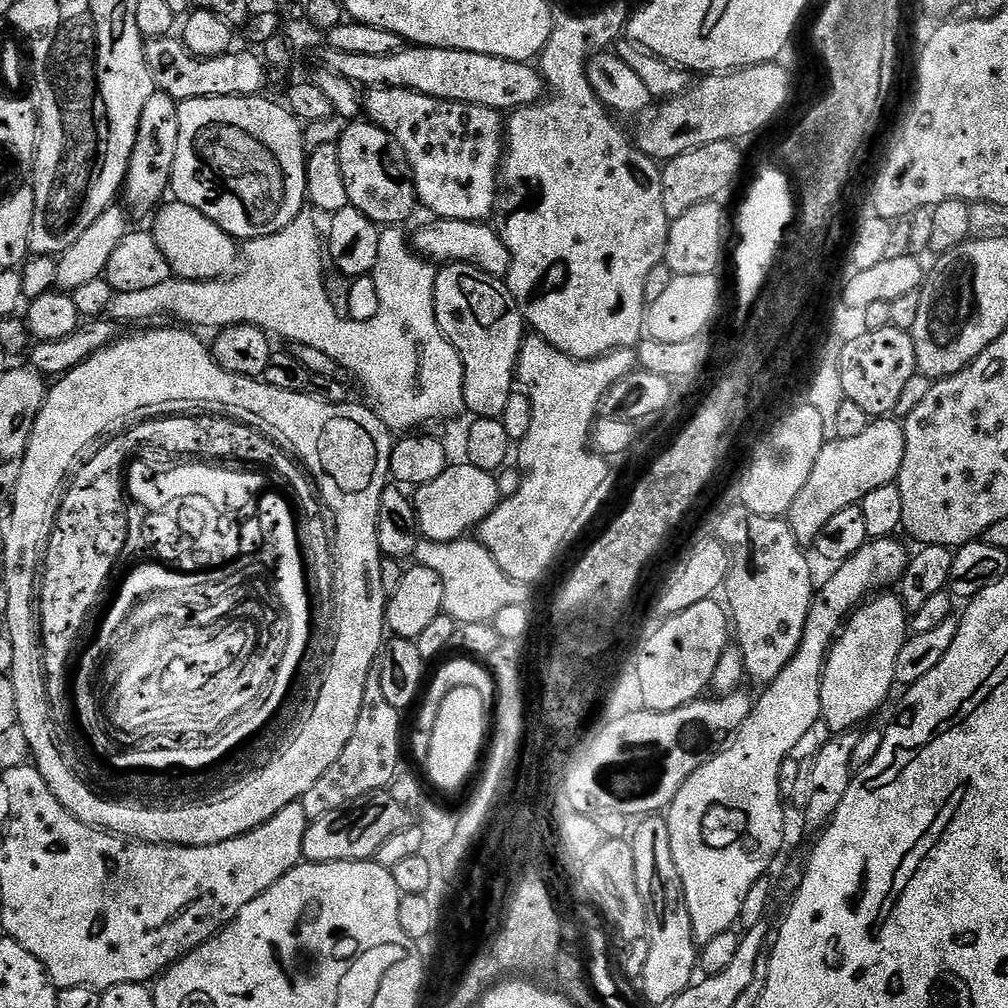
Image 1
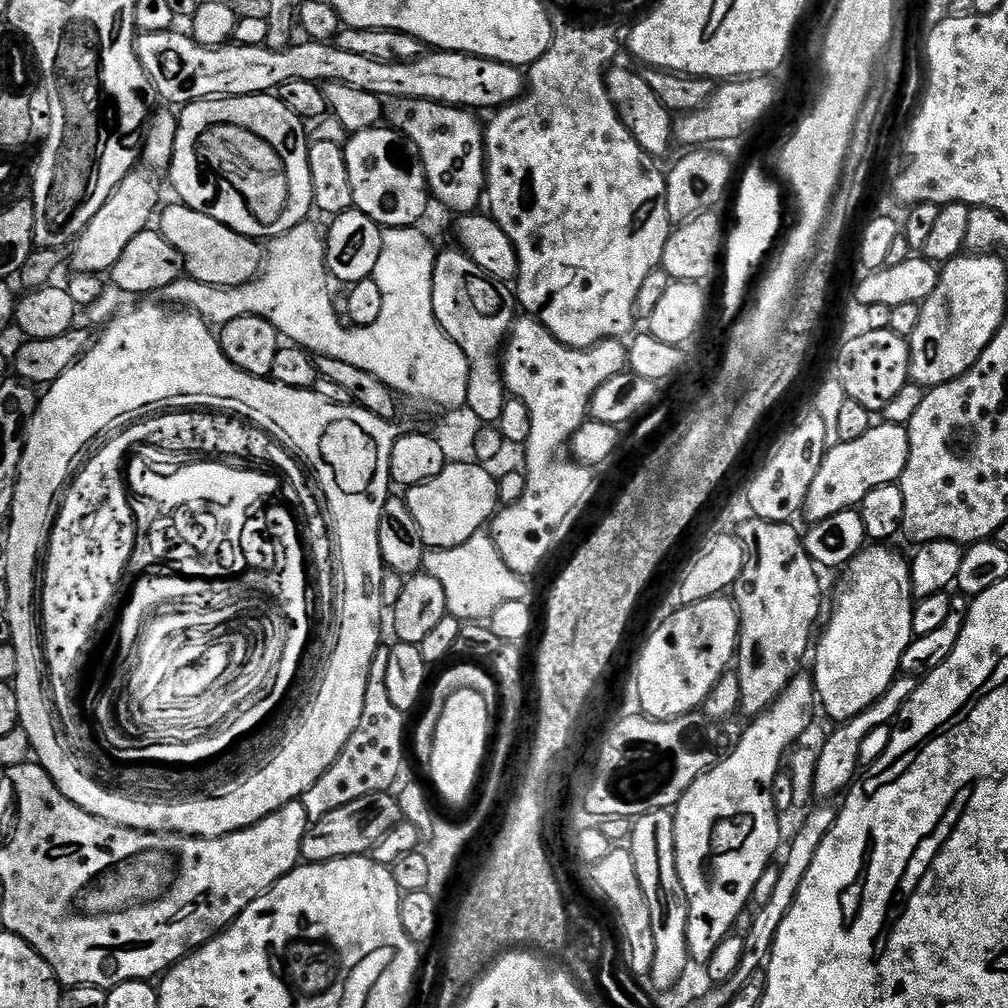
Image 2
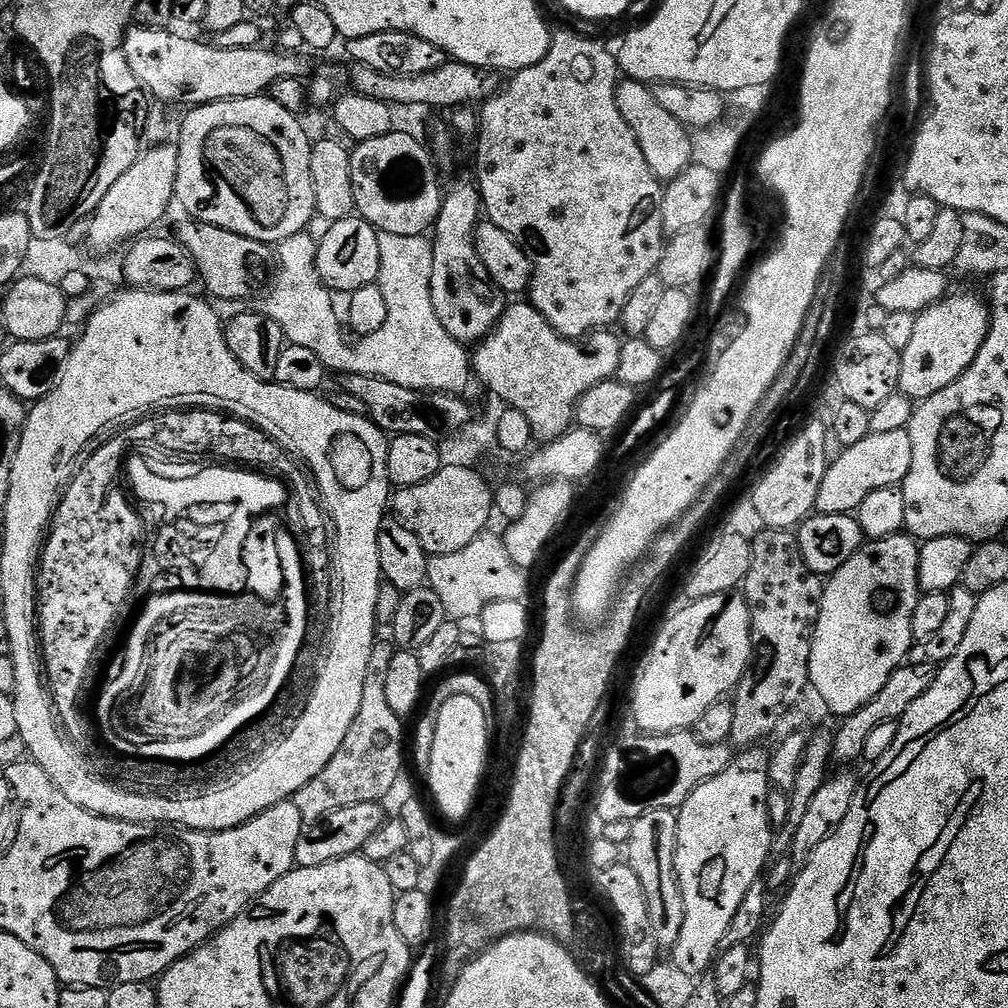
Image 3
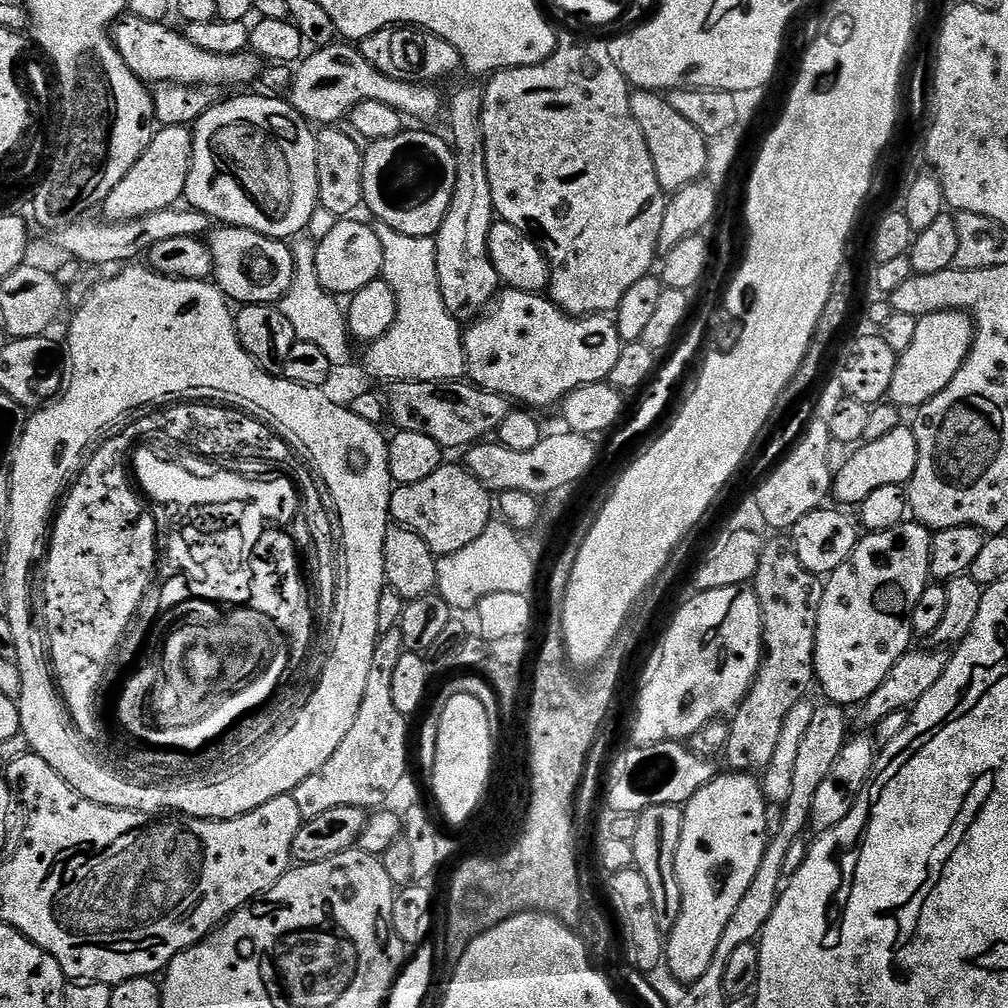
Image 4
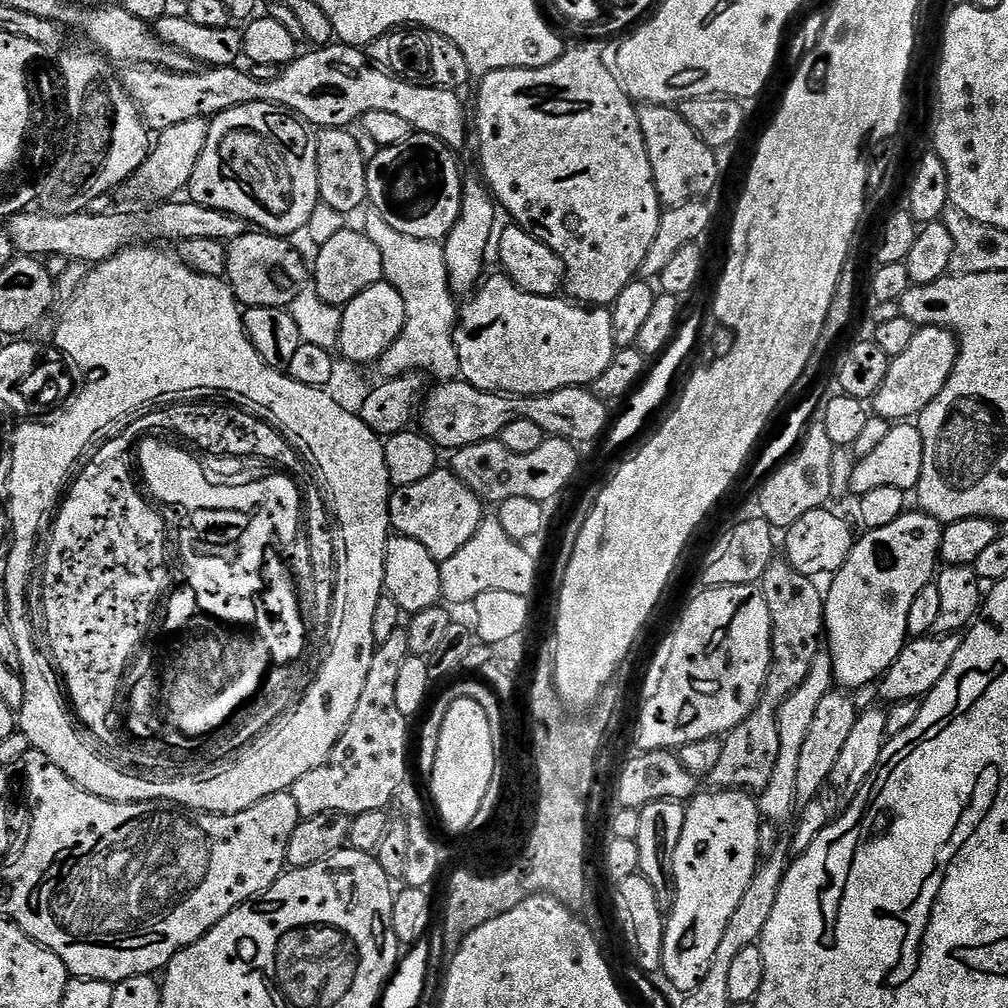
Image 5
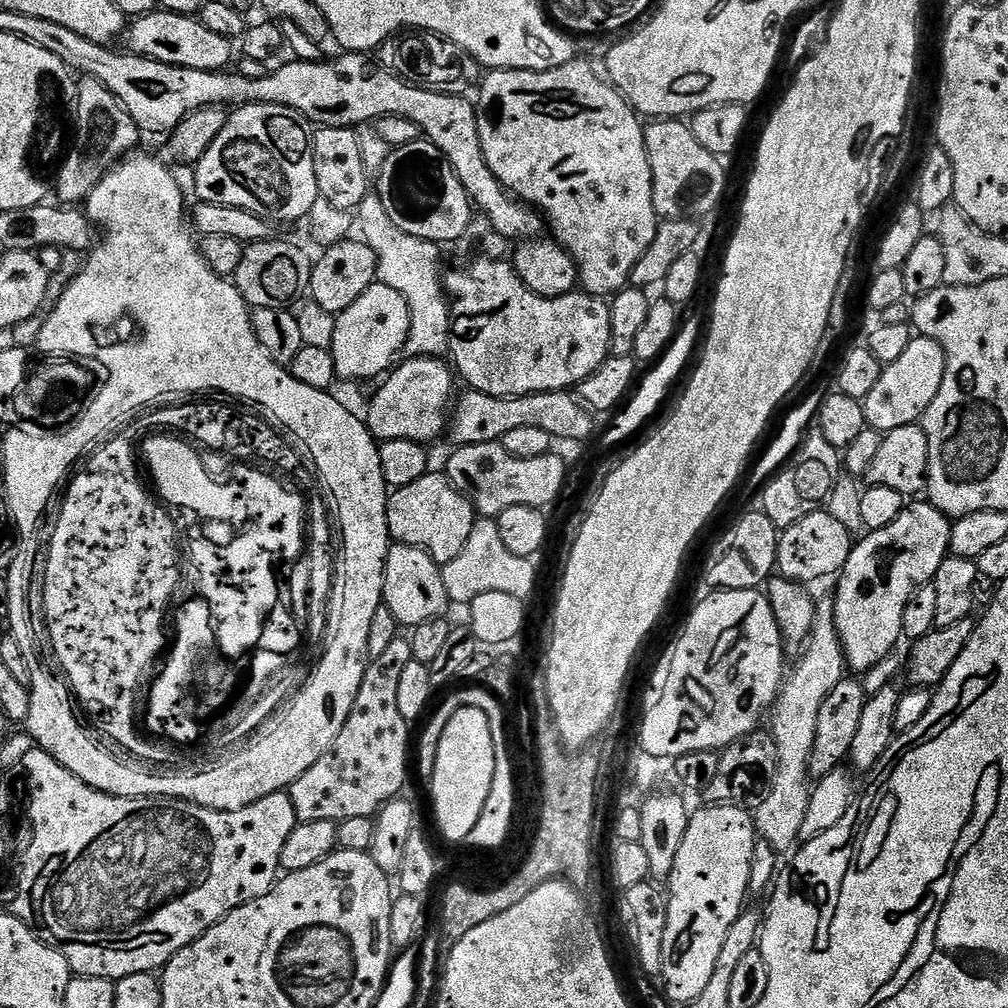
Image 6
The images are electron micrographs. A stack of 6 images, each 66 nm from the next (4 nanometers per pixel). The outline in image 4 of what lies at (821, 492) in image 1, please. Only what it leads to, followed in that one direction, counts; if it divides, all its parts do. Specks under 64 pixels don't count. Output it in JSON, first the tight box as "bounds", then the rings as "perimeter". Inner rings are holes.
{"bounds":[831,427,918,506],"perimeter":[[[911,427],[895,428],[890,434],[886,434],[886,438],[861,443],[853,451],[846,466],[834,473],[831,495],[837,496],[844,504],[858,506],[873,490],[878,490],[878,486],[907,485],[917,466],[918,442]]]}

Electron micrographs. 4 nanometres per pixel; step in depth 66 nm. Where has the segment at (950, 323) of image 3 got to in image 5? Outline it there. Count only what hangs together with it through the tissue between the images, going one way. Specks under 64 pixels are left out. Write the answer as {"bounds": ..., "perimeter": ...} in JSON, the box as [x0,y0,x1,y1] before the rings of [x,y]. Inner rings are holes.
{"bounds":[870,327,958,422],"perimeter":[[[917,327],[908,349],[903,354],[891,357],[886,382],[882,382],[870,401],[875,415],[893,422],[908,422],[919,417],[920,412],[926,410],[934,398],[938,398],[942,386],[946,386],[957,355],[958,341],[948,329]]]}

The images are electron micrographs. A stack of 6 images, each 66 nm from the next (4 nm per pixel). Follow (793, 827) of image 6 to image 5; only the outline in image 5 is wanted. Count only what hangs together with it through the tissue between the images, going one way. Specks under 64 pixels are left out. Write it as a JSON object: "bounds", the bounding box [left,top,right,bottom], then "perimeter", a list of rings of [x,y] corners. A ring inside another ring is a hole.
{"bounds":[758,654,834,822],"perimeter":[[[821,654],[814,658],[814,666],[810,666],[810,674],[806,674],[806,682],[782,702],[776,712],[776,725],[778,726],[778,766],[774,766],[774,774],[770,777],[770,786],[758,793],[760,815],[765,821],[783,822],[791,821],[797,811],[796,782],[798,779],[798,758],[802,755],[802,744],[806,742],[806,734],[814,718],[814,709],[822,703],[822,698],[833,691],[834,677],[832,674],[832,657]],[[792,811],[793,816],[792,816]],[[792,816],[792,817],[791,817]]]}

